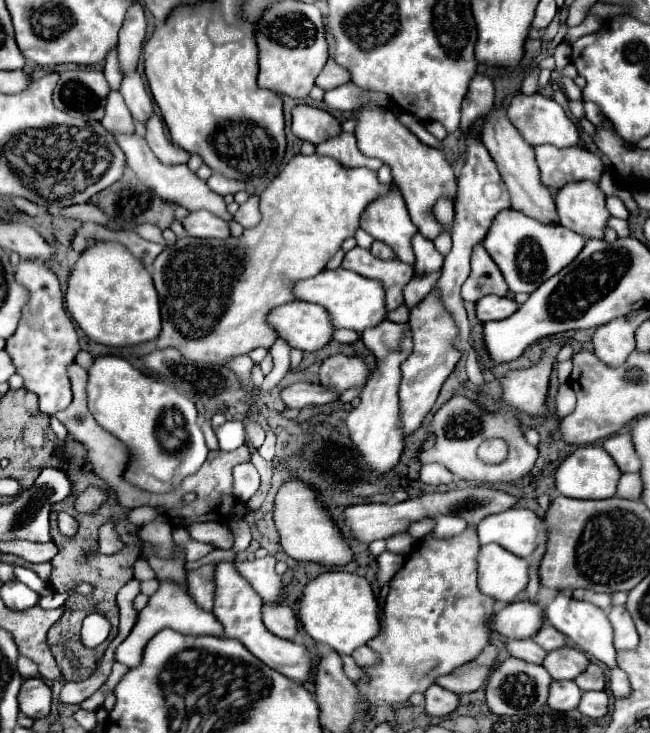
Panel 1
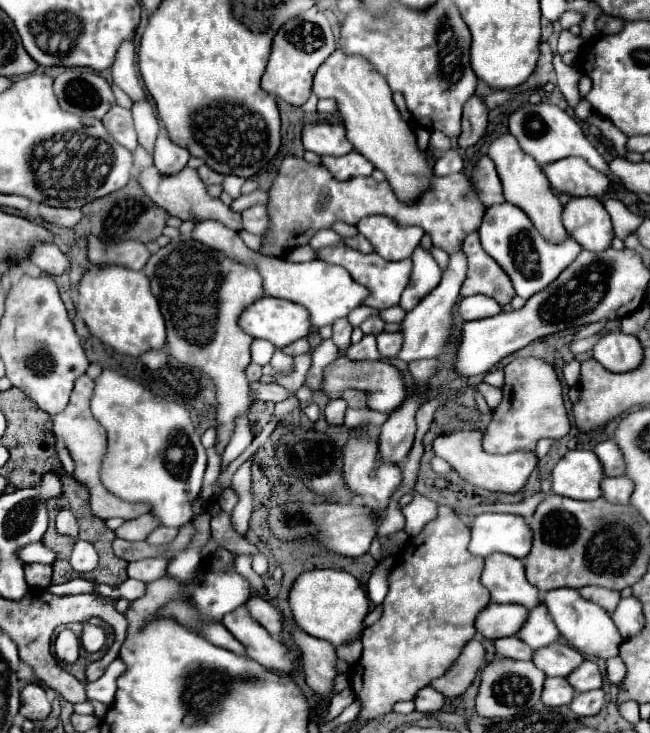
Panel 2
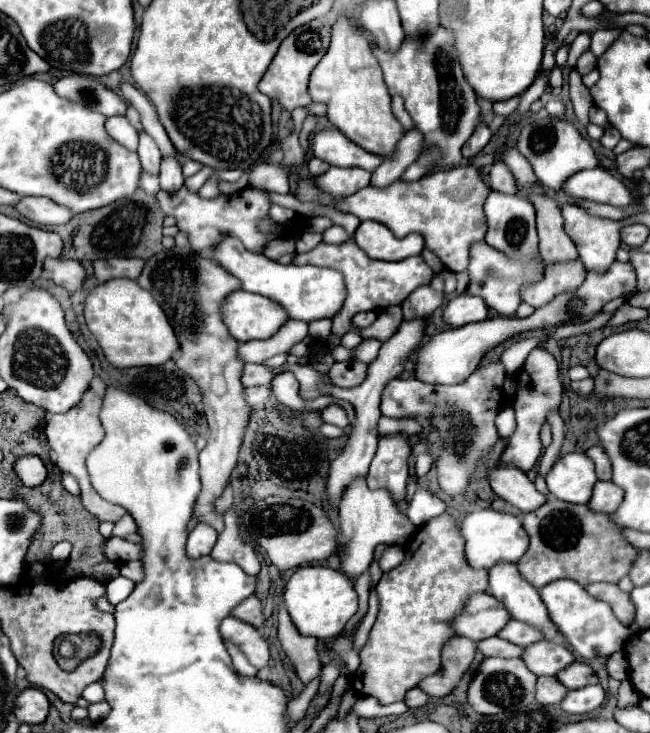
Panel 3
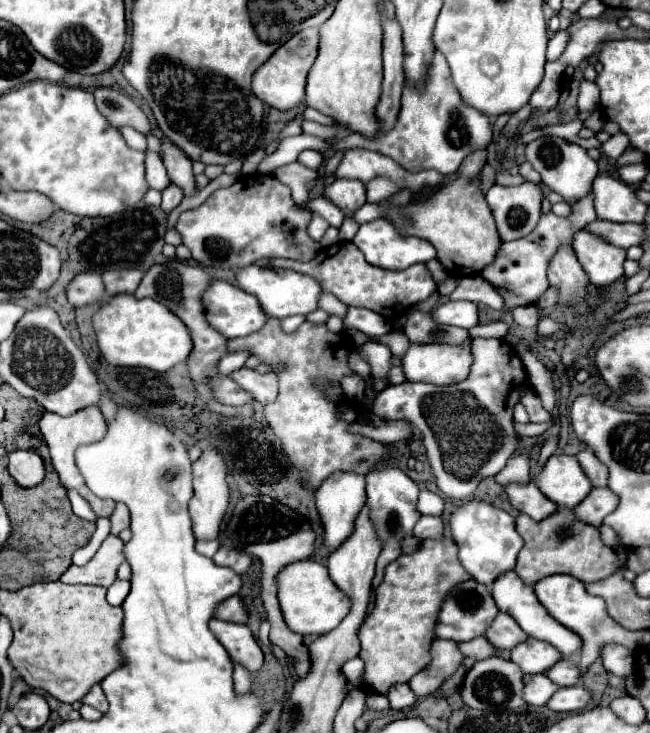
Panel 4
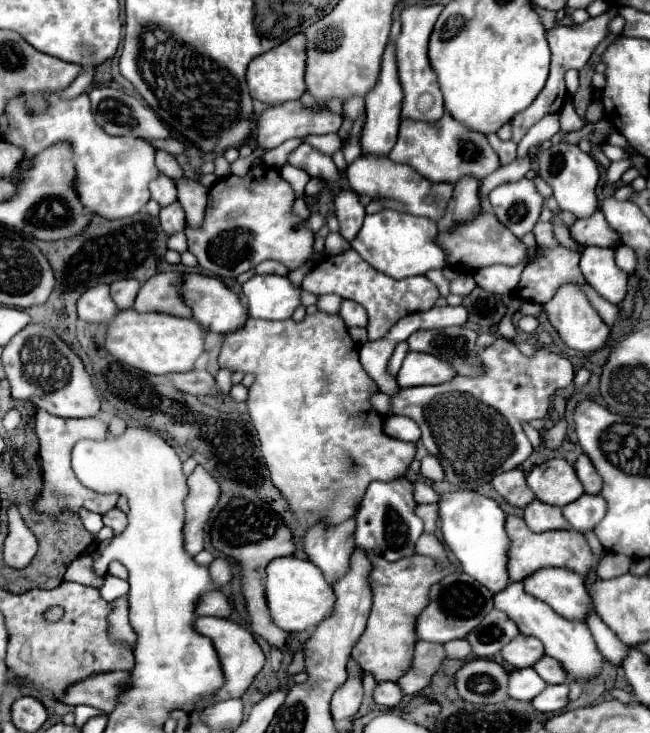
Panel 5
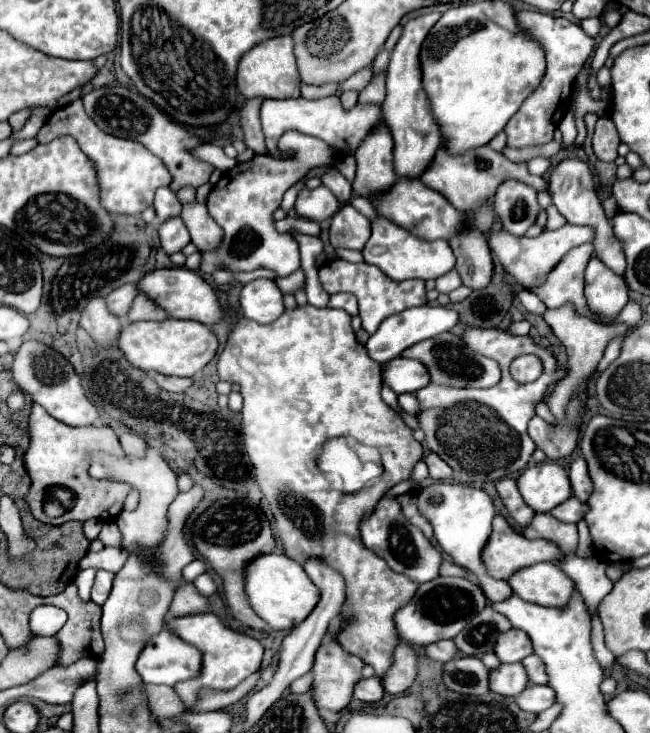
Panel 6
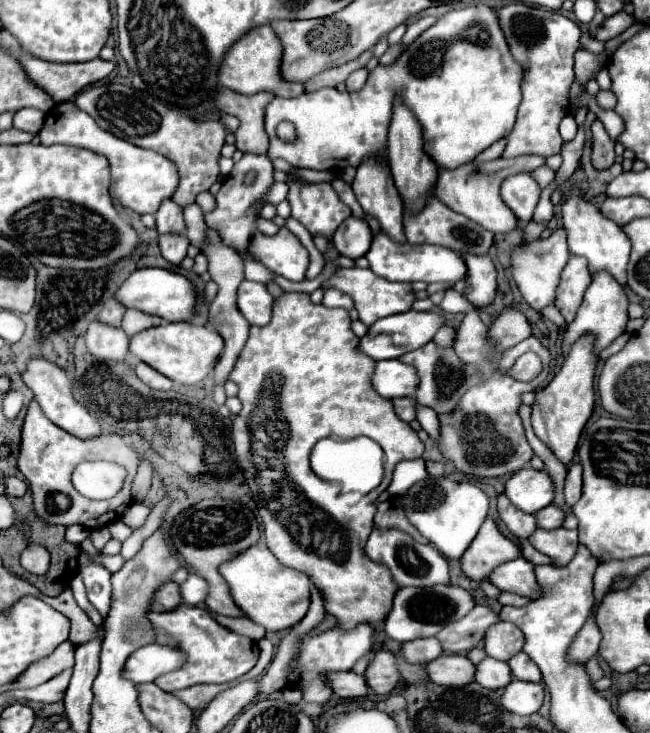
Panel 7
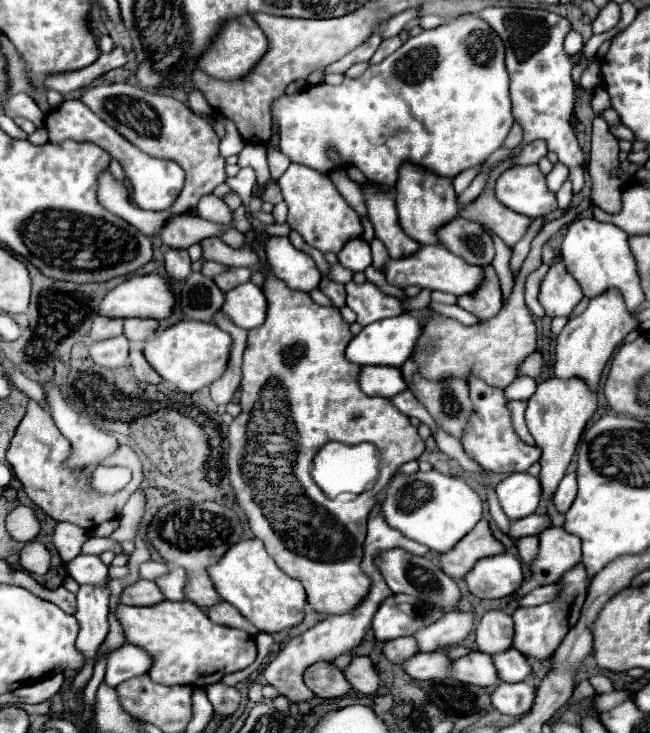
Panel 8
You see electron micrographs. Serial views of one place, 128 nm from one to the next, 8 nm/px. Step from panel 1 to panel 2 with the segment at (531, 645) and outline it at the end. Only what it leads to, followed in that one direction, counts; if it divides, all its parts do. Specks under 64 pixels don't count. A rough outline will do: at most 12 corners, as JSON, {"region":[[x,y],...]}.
{"region":[[516,636],[496,640],[496,656],[530,660],[530,646]]}

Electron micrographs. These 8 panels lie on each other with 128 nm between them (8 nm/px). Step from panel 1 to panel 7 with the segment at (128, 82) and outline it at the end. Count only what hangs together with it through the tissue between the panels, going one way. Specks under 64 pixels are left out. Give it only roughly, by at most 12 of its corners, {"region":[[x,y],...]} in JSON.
{"region":[[172,200],[156,212],[160,234],[186,234],[182,208]]}

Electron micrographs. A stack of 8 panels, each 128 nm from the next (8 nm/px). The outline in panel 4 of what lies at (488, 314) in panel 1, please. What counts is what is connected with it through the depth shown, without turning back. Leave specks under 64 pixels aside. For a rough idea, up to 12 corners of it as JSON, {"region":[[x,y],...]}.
{"region":[[444,302],[432,310],[436,324],[472,328],[472,302]]}

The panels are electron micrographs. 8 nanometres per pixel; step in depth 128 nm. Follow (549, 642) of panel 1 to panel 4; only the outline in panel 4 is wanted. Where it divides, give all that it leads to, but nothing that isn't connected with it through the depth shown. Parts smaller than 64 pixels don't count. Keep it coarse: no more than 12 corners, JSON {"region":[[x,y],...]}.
{"region":[[498,612],[484,638],[496,650],[512,650],[528,636],[512,616]]}

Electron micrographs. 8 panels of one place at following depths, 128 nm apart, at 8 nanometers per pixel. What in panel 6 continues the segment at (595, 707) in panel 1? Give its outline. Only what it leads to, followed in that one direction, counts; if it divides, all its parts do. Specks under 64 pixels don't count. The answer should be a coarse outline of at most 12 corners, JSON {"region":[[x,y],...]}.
{"region":[[530,684],[514,700],[540,714],[554,704],[550,686]]}

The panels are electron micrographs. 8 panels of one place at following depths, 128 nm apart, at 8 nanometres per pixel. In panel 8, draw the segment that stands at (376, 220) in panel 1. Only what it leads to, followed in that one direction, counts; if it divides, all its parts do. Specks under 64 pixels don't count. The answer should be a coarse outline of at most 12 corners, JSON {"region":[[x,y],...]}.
{"region":[[422,246],[384,274],[454,296],[484,282],[482,268],[466,264],[444,246]]}

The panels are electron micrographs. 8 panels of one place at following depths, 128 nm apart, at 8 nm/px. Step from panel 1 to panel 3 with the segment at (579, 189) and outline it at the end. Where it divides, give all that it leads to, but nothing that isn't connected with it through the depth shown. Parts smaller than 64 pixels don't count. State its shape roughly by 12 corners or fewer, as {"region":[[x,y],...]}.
{"region":[[560,210],[584,266],[604,274],[620,248],[622,222]]}

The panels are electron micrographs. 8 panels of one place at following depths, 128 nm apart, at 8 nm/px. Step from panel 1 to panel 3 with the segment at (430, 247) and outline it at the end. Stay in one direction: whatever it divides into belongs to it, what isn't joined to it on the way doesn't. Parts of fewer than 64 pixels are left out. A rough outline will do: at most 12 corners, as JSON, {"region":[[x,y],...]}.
{"region":[[430,286],[412,292],[402,304],[404,320],[430,318],[444,294]]}

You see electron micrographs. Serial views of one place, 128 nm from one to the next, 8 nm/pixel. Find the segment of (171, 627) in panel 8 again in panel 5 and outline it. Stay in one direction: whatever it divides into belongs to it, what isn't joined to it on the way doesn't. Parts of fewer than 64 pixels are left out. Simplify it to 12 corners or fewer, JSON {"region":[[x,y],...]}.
{"region":[[196,618],[212,640],[224,684],[212,700],[242,698],[264,666],[252,632],[226,618]]}

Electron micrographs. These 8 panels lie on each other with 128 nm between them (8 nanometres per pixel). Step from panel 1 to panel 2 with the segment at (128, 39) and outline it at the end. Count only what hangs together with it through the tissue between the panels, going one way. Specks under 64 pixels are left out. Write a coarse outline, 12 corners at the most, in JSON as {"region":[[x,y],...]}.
{"region":[[132,40],[112,64],[114,84],[134,102],[146,100],[136,72]]}

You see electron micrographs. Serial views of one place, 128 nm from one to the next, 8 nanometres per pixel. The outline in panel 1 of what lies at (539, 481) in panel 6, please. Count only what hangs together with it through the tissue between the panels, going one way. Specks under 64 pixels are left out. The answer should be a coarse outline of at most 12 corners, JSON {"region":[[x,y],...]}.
{"region":[[580,446],[558,466],[556,490],[612,498],[622,472],[602,446]]}

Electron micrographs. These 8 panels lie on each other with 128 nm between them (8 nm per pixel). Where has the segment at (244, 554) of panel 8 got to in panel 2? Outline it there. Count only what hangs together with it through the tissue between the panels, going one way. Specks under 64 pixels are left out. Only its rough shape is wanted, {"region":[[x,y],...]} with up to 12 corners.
{"region":[[344,570],[296,578],[296,624],[334,646],[362,630],[370,600]]}

